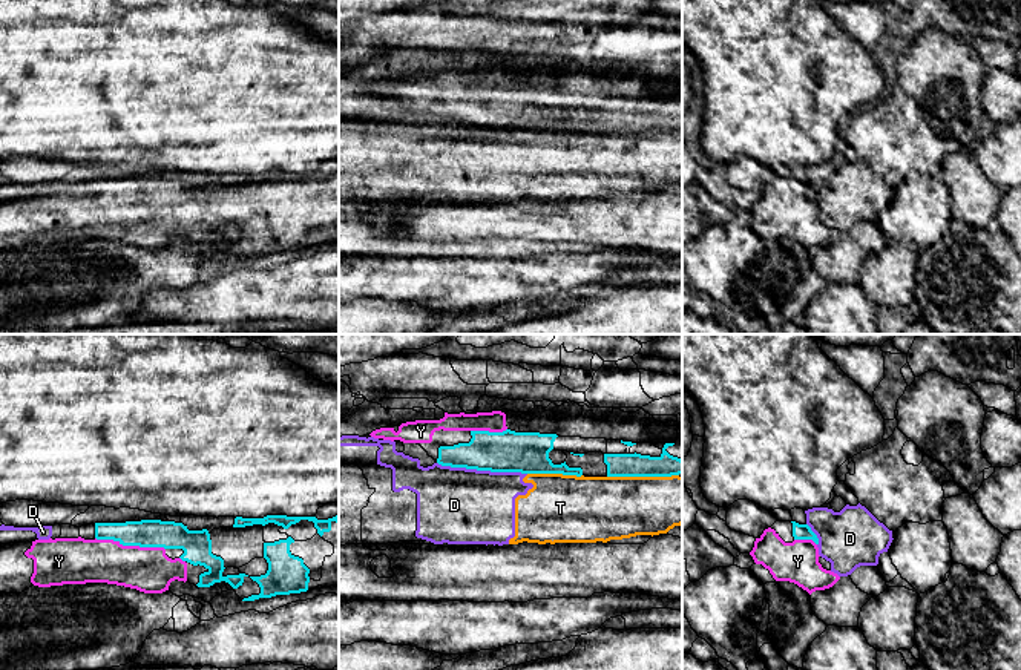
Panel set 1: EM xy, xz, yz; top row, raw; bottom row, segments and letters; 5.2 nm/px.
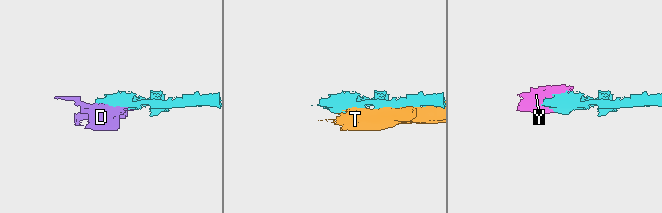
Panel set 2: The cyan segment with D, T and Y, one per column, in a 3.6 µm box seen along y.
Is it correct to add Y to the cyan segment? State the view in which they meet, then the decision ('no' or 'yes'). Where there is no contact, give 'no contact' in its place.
contact in xy; yes

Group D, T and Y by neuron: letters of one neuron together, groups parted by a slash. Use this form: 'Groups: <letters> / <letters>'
Groups: D T / Y

